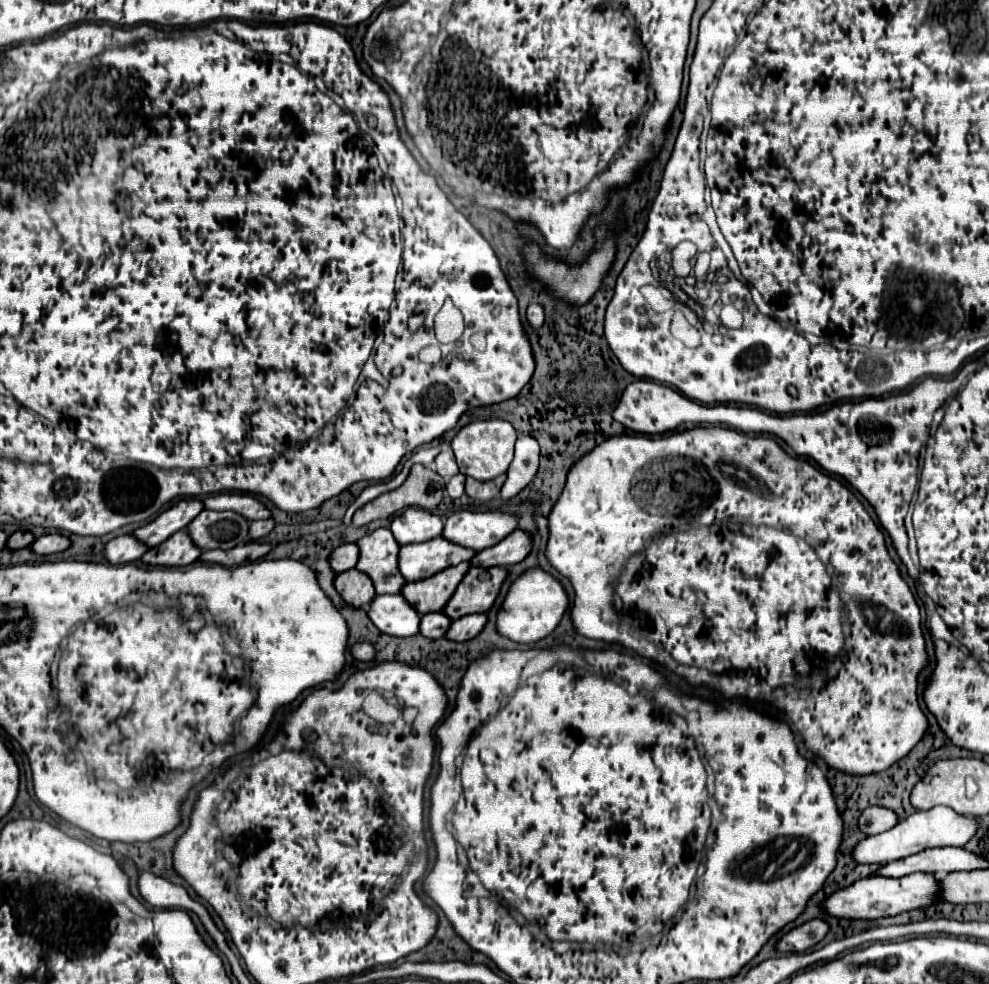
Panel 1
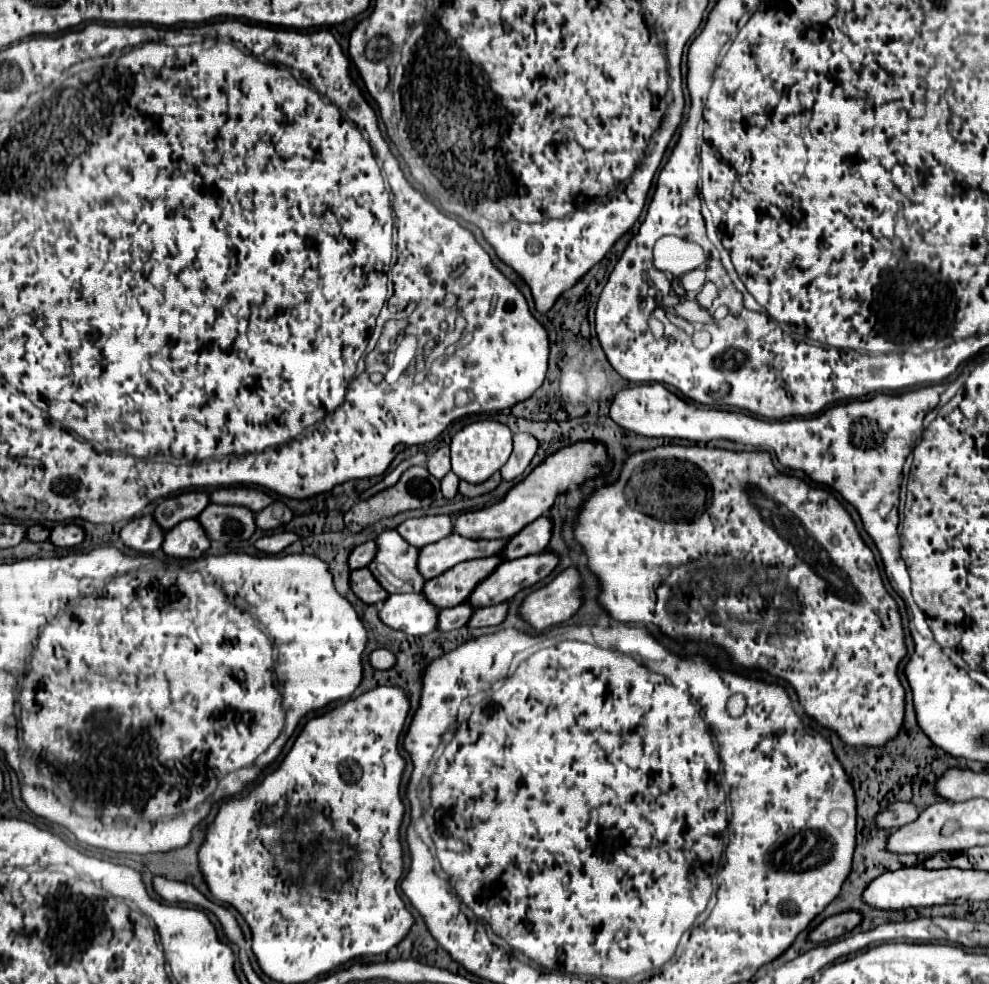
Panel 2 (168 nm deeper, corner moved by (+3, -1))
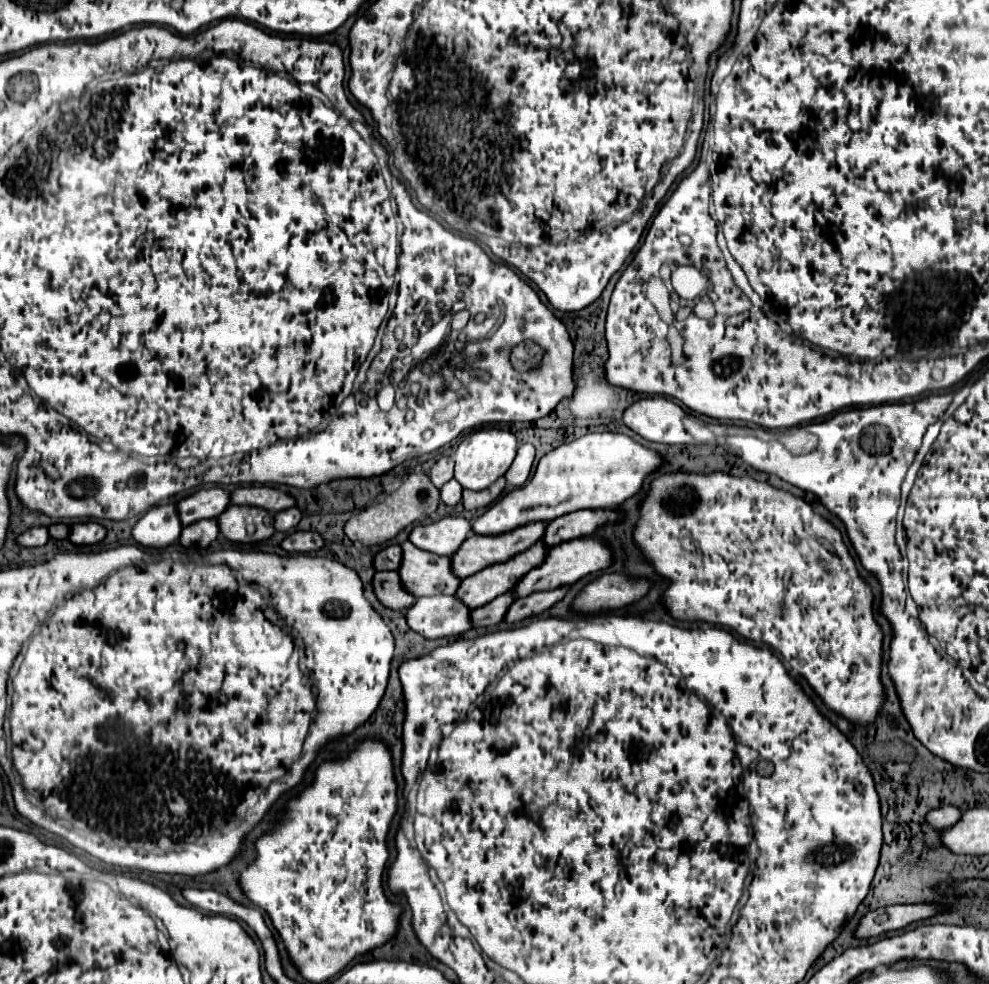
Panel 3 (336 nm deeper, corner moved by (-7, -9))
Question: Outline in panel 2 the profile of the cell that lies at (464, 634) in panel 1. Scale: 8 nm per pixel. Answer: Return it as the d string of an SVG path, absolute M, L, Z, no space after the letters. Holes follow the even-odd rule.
M500 603L500 605L476 609L472 613L472 619L466 623L466 627L468 629L478 629L478 627L500 625L504 621L504 617L506 617L506 611L508 611L508 603Z

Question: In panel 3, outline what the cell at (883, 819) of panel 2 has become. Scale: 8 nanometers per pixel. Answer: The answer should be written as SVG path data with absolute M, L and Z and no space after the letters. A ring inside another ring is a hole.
M940 807L928 813L928 823L930 825L954 825L958 823L958 817L962 817L962 811L958 807Z

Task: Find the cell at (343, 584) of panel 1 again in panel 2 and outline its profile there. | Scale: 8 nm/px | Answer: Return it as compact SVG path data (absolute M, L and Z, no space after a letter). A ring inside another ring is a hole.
M366 567L352 571L350 587L352 587L354 595L368 605L380 603L380 601L384 601L384 597L388 597L388 593L378 585L378 581L372 577L372 573Z

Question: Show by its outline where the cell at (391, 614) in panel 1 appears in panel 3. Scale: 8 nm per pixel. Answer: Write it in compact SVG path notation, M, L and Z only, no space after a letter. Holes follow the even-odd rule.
M436 595L420 597L406 611L408 625L426 639L460 635L472 627L470 607L466 607L458 597Z

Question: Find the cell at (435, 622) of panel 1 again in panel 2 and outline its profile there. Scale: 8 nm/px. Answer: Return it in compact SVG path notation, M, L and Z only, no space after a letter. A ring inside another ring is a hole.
M462 603L462 605L456 605L452 609L442 609L438 613L438 627L436 631L438 633L448 633L448 631L454 631L454 629L460 629L468 623L470 615L472 615L472 607Z

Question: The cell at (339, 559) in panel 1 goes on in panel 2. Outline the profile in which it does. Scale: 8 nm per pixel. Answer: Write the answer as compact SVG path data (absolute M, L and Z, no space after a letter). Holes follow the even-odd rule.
M366 541L366 543L358 545L358 547L354 547L352 555L348 557L348 567L350 567L350 569L366 567L366 565L372 561L374 553L376 553L376 543L374 543L374 541Z

